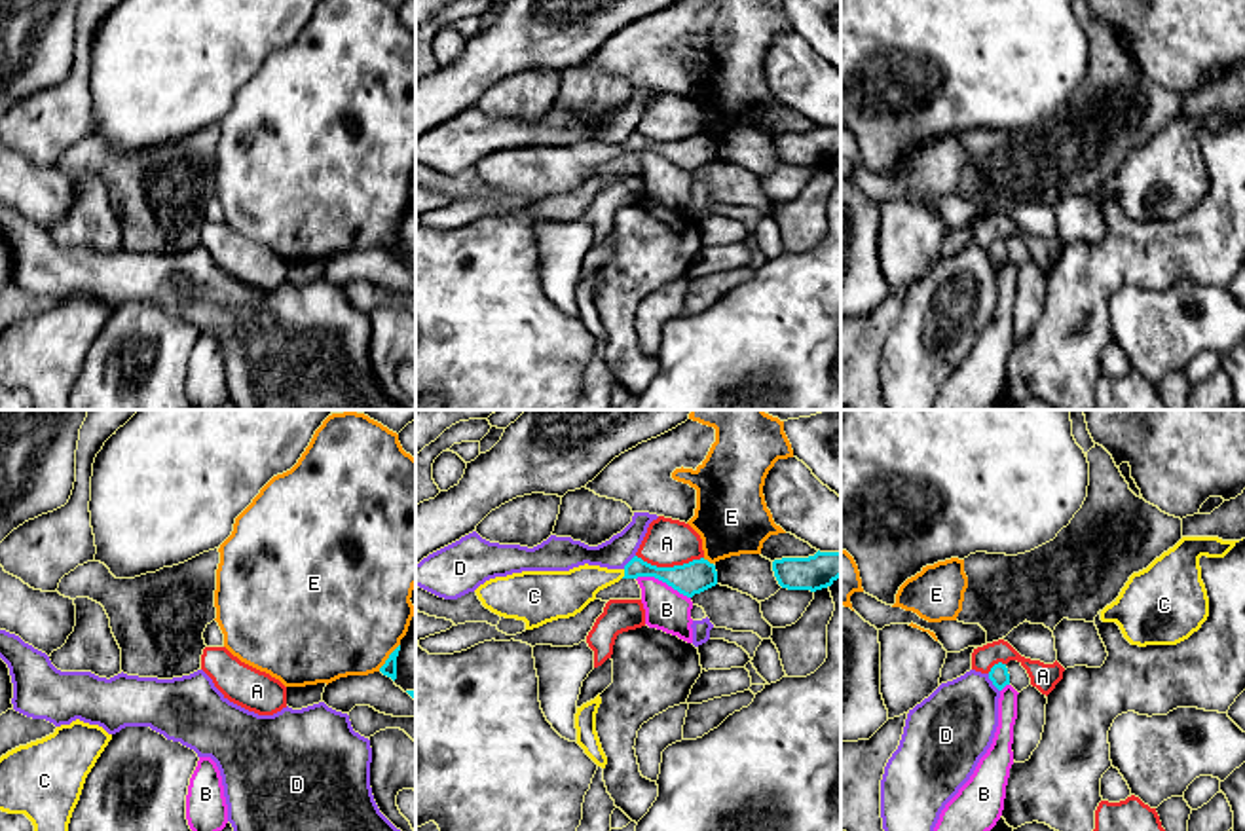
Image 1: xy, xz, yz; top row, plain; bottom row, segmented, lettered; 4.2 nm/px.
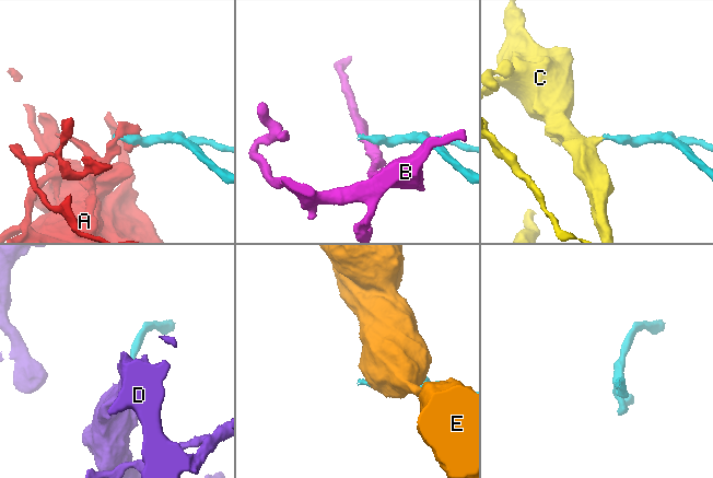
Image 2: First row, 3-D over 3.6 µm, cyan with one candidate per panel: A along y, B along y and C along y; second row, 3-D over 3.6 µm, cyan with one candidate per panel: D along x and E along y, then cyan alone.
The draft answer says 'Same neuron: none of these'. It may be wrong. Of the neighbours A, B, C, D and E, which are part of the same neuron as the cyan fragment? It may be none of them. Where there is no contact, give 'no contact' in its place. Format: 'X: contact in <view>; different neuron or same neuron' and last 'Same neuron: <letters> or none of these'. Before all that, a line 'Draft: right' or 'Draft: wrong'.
Draft: wrong
A: contact in xz; different neuron
B: contact in xz; different neuron
C: contact in xz; same neuron
D: contact in yz; different neuron
E: contact in xz; different neuron
Same neuron: C

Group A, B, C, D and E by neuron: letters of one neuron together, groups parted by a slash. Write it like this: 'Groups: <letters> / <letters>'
Groups: A / B / C / D / E

